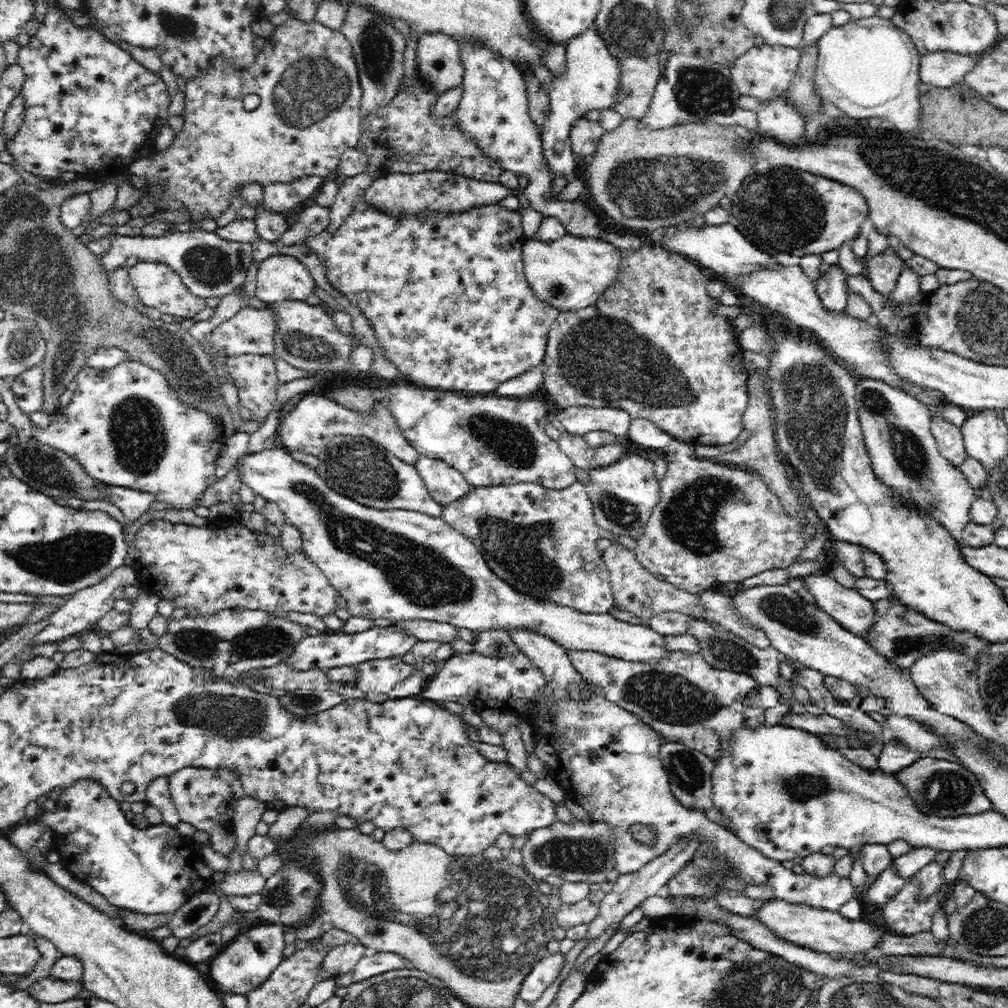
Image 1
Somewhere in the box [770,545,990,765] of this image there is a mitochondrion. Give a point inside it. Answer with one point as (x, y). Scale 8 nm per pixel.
(910, 642)

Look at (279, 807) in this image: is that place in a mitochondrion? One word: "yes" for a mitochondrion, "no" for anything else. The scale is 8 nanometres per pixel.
no

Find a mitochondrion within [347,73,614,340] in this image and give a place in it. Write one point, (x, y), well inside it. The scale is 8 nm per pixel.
(558, 290)

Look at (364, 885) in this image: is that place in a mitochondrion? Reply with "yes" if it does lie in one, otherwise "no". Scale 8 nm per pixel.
yes

